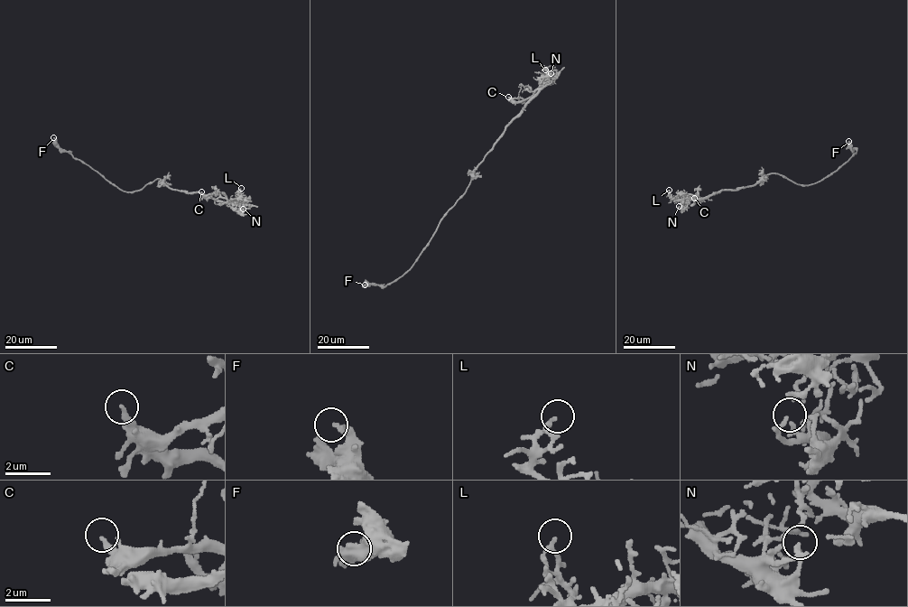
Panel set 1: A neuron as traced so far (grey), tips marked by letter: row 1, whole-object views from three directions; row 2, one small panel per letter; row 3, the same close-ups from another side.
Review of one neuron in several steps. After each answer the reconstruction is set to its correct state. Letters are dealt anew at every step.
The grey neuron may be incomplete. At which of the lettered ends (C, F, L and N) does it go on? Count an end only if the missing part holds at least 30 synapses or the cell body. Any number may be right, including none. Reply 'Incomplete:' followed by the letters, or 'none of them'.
Incomplete: none of them

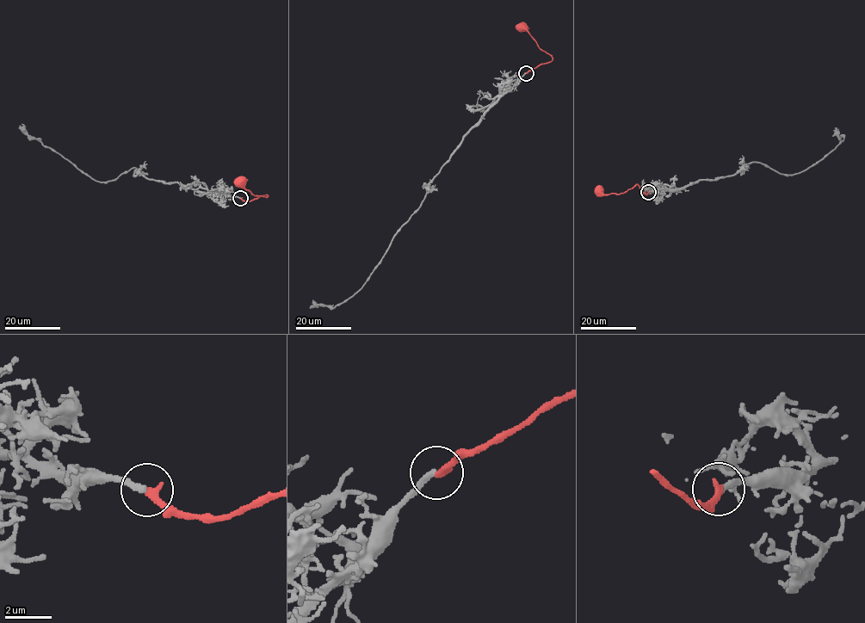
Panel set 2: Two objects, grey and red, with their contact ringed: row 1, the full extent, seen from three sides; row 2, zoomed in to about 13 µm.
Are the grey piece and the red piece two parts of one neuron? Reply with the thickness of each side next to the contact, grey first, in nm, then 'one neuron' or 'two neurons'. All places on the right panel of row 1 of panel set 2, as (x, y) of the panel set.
280 nm thick on the grey side, 320 nm on the other; two neurons

